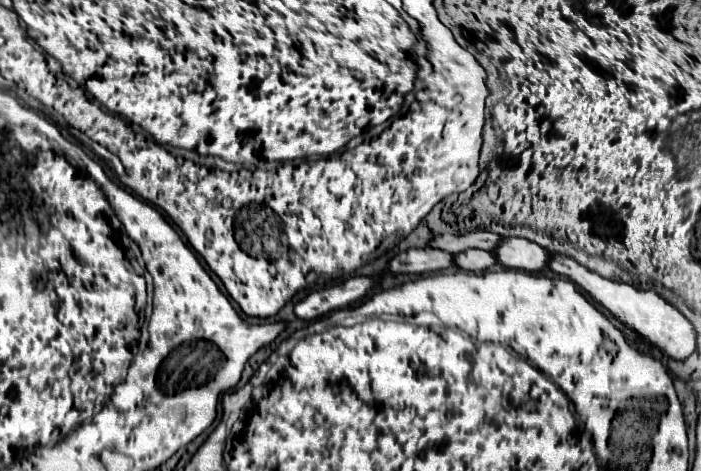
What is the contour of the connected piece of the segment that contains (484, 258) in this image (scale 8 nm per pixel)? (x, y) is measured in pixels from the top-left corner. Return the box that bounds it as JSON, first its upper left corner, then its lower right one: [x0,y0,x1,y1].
[455,250,497,272]

